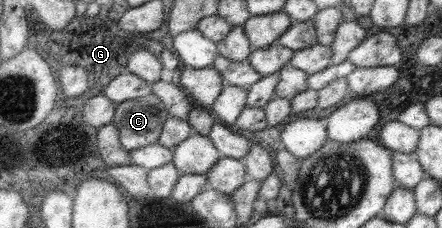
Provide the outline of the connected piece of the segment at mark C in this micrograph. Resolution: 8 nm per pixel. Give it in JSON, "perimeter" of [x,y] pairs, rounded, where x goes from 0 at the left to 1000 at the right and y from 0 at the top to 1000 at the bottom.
{"perimeter":[[[335,412],[267,456],[251,535],[269,583],[271,636],[292,667],[355,627],[380,518],[367,447]]]}

